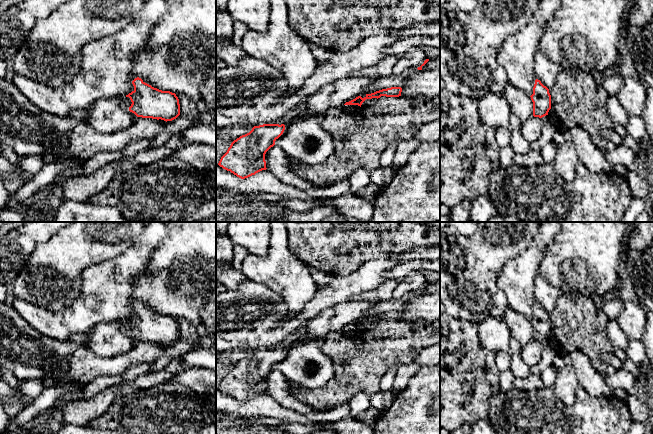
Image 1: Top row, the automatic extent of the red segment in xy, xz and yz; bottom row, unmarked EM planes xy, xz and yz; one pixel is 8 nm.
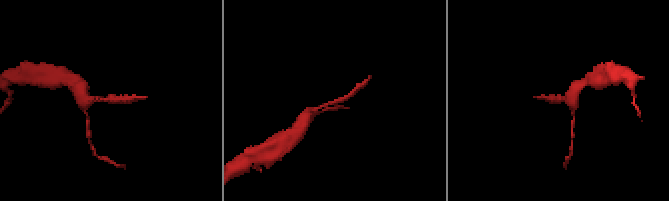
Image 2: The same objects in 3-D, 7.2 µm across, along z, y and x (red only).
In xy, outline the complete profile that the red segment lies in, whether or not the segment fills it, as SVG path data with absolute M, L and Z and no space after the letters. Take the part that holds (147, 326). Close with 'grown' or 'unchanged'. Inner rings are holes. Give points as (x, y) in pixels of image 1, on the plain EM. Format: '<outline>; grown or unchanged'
M137 301L132 305L134 314L126 319L132 328L129 335L137 341L172 345L180 339L179 323L175 317L162 315Z; unchanged

